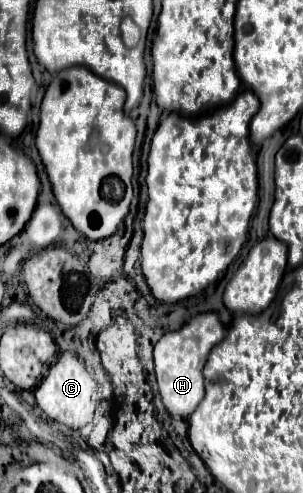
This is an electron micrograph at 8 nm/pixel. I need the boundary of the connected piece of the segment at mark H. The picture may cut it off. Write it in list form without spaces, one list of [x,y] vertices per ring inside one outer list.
[[[198,313],[178,331],[162,335],[154,347],[154,365],[158,389],[162,403],[172,417],[188,419],[190,413],[198,407],[204,397],[204,365],[210,355],[210,349],[224,339],[224,325],[220,323],[218,313]]]

